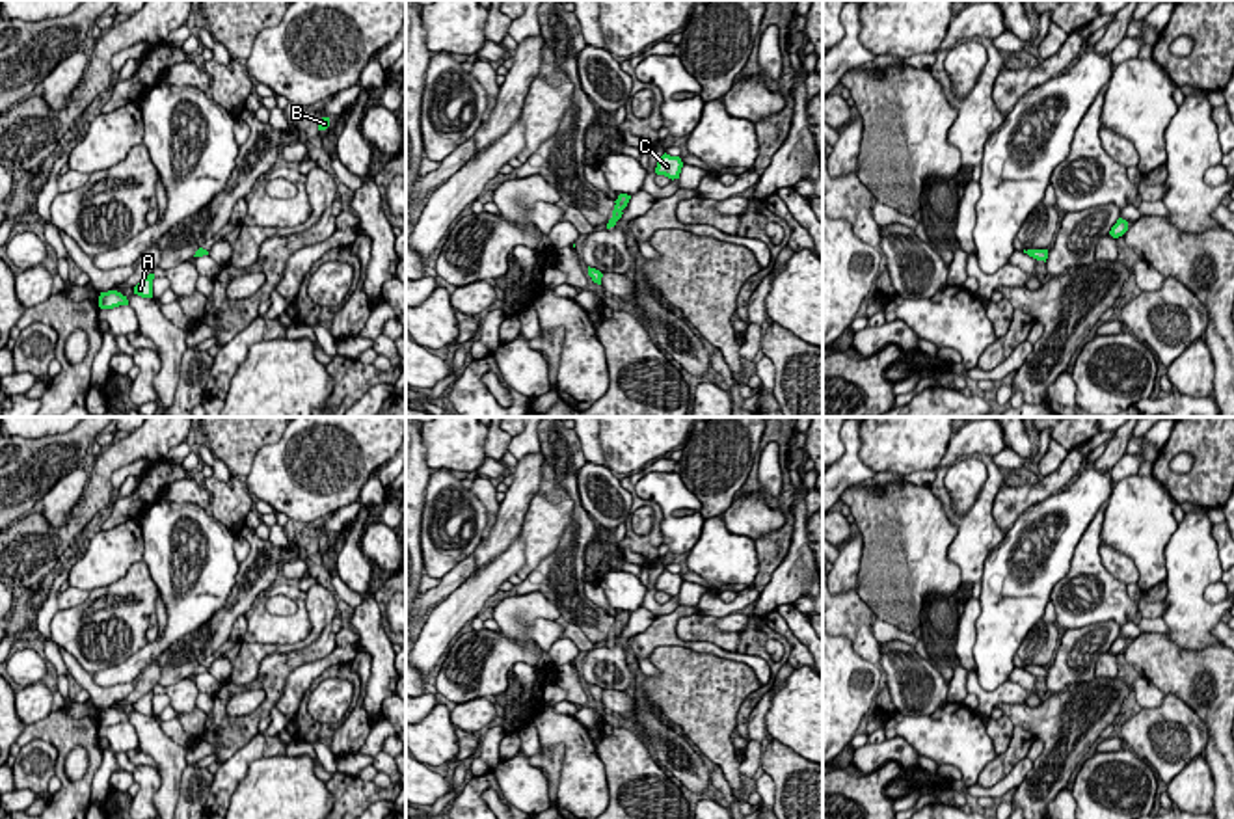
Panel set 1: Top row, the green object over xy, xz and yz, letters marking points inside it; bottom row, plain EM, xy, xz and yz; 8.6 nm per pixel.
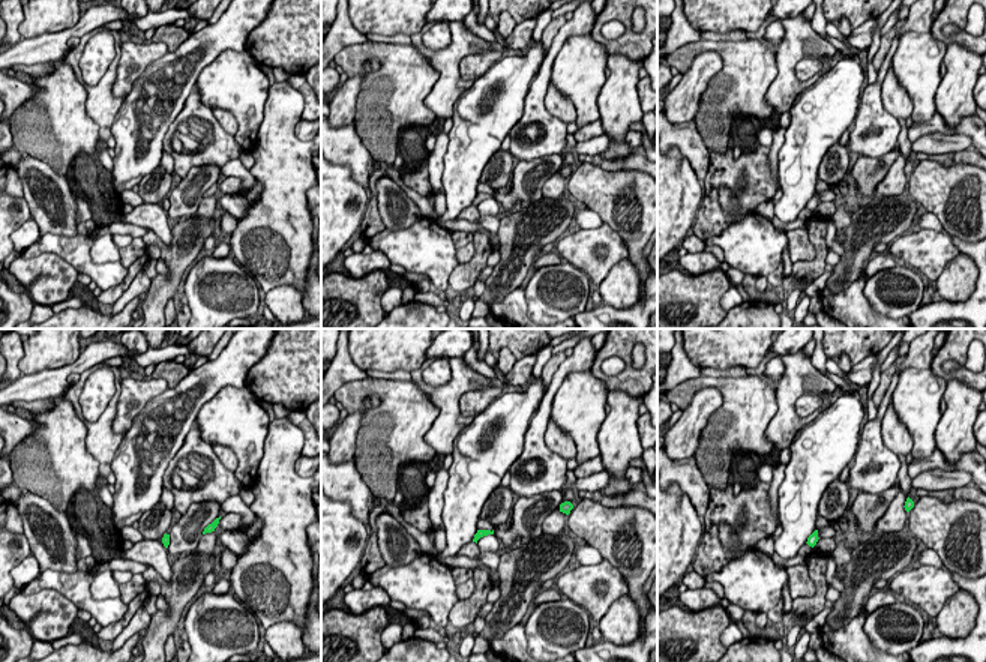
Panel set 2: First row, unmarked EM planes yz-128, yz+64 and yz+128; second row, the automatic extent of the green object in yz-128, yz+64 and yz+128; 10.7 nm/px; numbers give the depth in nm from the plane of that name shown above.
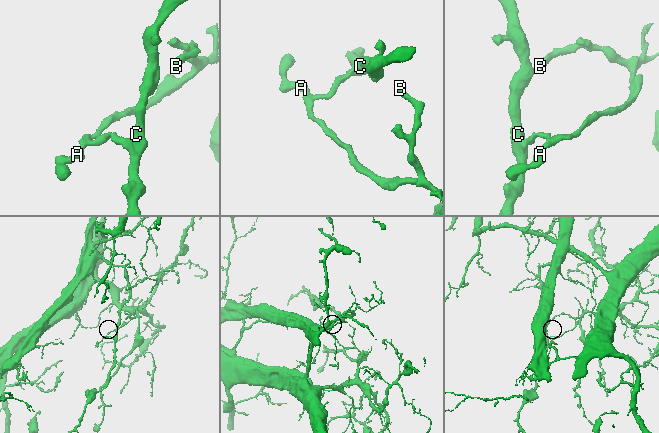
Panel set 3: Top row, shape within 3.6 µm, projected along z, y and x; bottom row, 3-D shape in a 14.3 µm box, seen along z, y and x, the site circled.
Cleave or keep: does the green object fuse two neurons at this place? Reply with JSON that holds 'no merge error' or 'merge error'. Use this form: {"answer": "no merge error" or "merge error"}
{"answer": "merge error"}

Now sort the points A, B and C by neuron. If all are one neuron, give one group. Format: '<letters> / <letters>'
A B / C

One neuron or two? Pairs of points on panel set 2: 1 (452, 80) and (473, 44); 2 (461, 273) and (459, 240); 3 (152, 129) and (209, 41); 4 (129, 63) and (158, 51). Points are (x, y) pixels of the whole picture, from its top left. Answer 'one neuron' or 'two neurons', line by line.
1: one neuron
2: two neurons
3: one neuron
4: one neuron

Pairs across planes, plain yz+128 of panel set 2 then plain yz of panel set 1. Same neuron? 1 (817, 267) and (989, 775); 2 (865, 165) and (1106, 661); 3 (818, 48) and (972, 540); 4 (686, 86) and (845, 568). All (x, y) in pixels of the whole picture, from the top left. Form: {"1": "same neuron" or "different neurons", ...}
{"1": "same neuron", "2": "different neurons", "3": "same neuron", "4": "same neuron"}

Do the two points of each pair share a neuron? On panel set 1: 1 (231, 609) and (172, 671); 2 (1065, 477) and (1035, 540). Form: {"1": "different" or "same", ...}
{"1": "same", "2": "different"}

